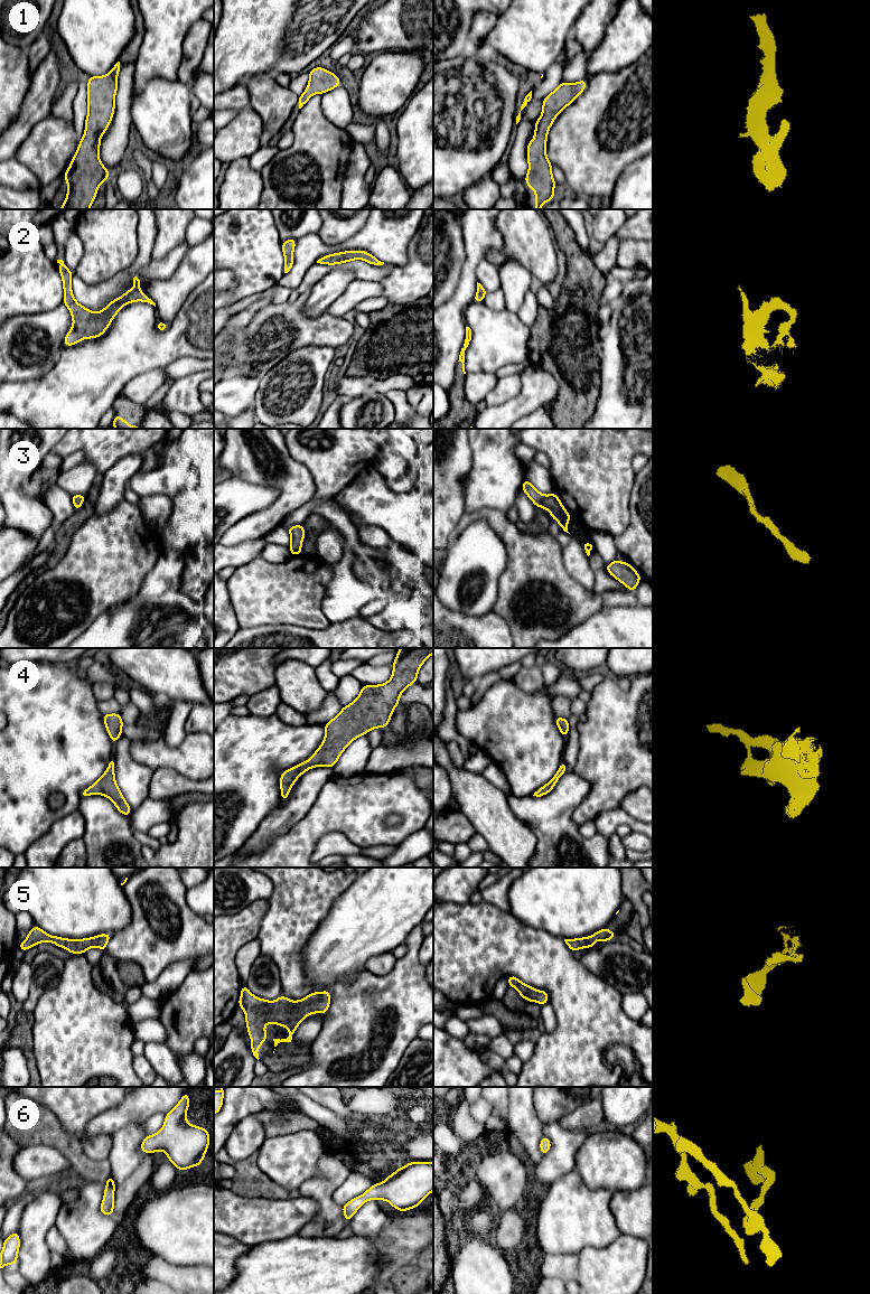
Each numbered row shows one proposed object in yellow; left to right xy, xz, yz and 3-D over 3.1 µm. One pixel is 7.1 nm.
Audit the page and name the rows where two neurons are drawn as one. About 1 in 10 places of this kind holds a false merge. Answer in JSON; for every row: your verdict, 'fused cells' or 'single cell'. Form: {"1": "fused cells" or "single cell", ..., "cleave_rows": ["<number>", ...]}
{"1": "single cell", "2": "single cell", "3": "single cell", "4": "single cell", "5": "single cell", "6": "single cell", "cleave_rows": []}

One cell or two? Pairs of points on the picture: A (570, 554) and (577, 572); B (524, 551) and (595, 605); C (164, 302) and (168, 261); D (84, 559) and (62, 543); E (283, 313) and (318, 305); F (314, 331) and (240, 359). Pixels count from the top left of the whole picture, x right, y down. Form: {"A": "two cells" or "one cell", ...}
{"A": "one cell", "B": "one cell", "C": "two cells", "D": "two cells", "E": "two cells", "F": "one cell"}

